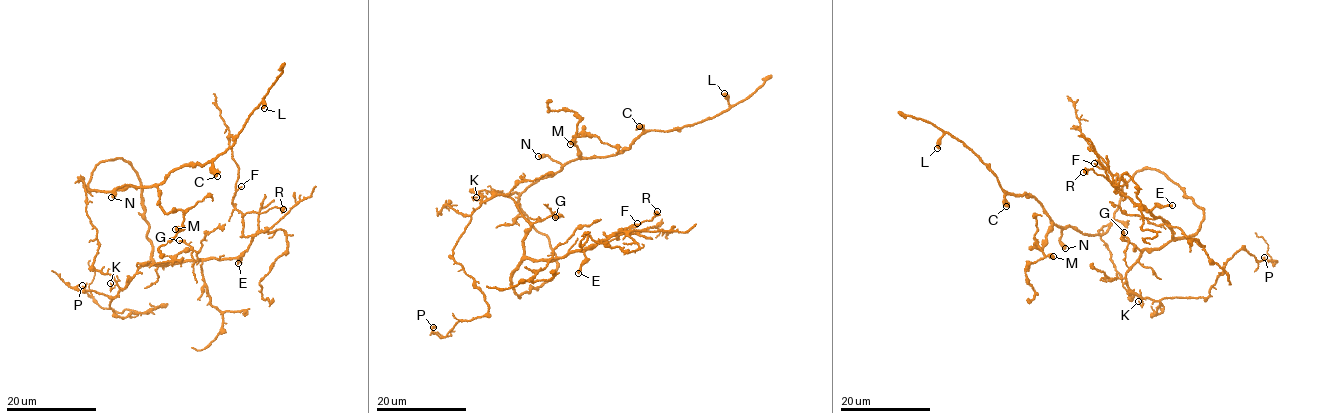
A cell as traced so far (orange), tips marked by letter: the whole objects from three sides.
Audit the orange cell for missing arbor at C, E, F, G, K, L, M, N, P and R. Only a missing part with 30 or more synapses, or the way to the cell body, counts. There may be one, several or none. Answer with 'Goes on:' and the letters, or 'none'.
Goes on: C

